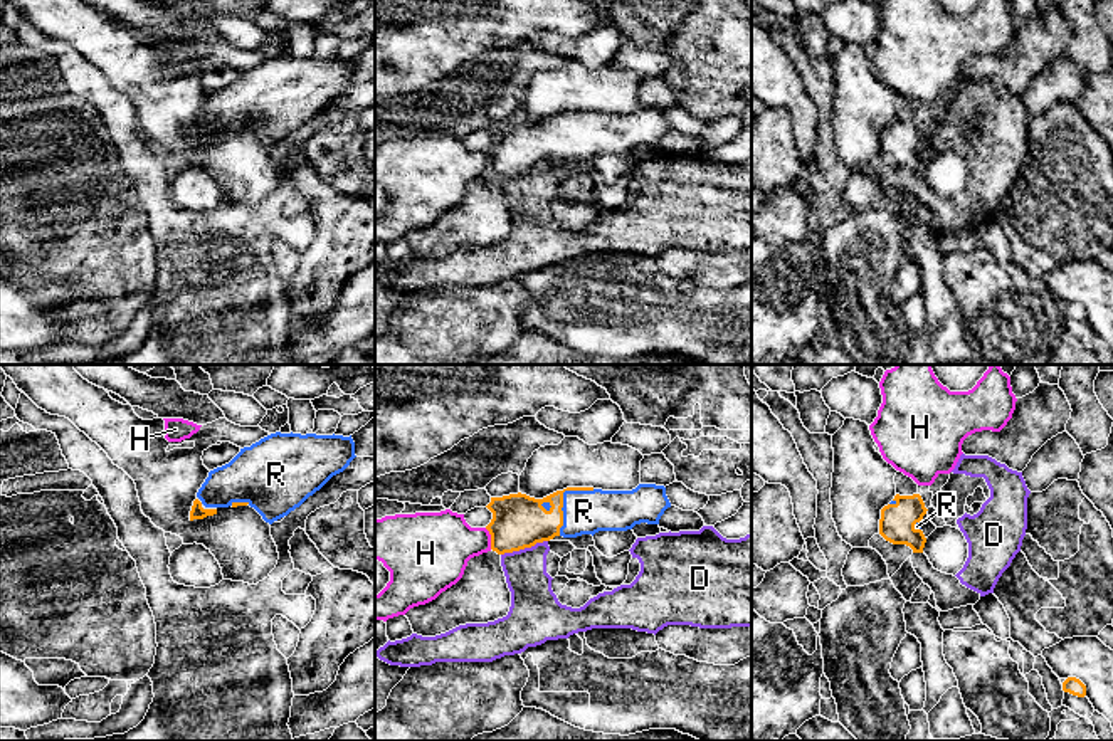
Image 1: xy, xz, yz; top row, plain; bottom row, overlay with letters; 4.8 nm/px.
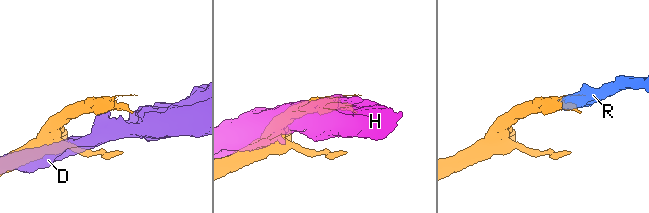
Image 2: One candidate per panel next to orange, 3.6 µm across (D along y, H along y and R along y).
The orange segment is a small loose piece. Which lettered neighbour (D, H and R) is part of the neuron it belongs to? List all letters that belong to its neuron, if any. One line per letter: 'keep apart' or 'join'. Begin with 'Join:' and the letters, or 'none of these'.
Join: R
D: keep apart
H: keep apart
R: join

